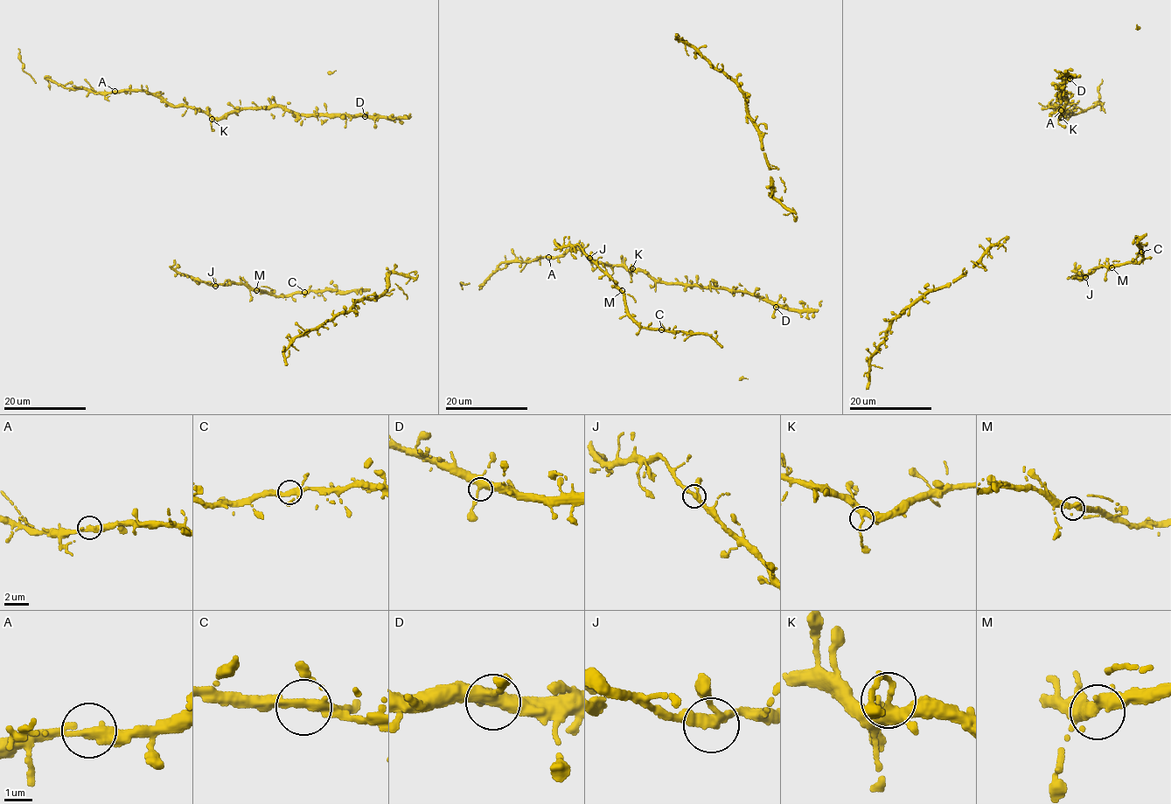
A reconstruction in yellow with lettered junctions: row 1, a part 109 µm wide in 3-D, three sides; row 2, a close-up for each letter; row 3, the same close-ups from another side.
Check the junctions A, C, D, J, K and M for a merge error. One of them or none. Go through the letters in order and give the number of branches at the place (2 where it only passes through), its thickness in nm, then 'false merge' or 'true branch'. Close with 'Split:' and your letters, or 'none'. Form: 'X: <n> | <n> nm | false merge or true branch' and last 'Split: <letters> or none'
A: 3 | 280 nm | true branch
C: 2 | 360 nm | true branch
D: 4 | 360 nm | true branch
J: 3 | 300 nm | true branch
K: 4 | 280 nm | true branch
M: 3 | 320 nm | true branch
Split: none

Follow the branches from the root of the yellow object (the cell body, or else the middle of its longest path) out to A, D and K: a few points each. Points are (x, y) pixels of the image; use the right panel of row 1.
A: (1061, 89), (1069, 100), (1061, 114), (1062, 115), (1060, 109), (1061, 112), (1049, 106), (1061, 110)
D: (1061, 89), (1062, 82), (1069, 79)
K: (1061, 89), (1069, 100), (1061, 117)

